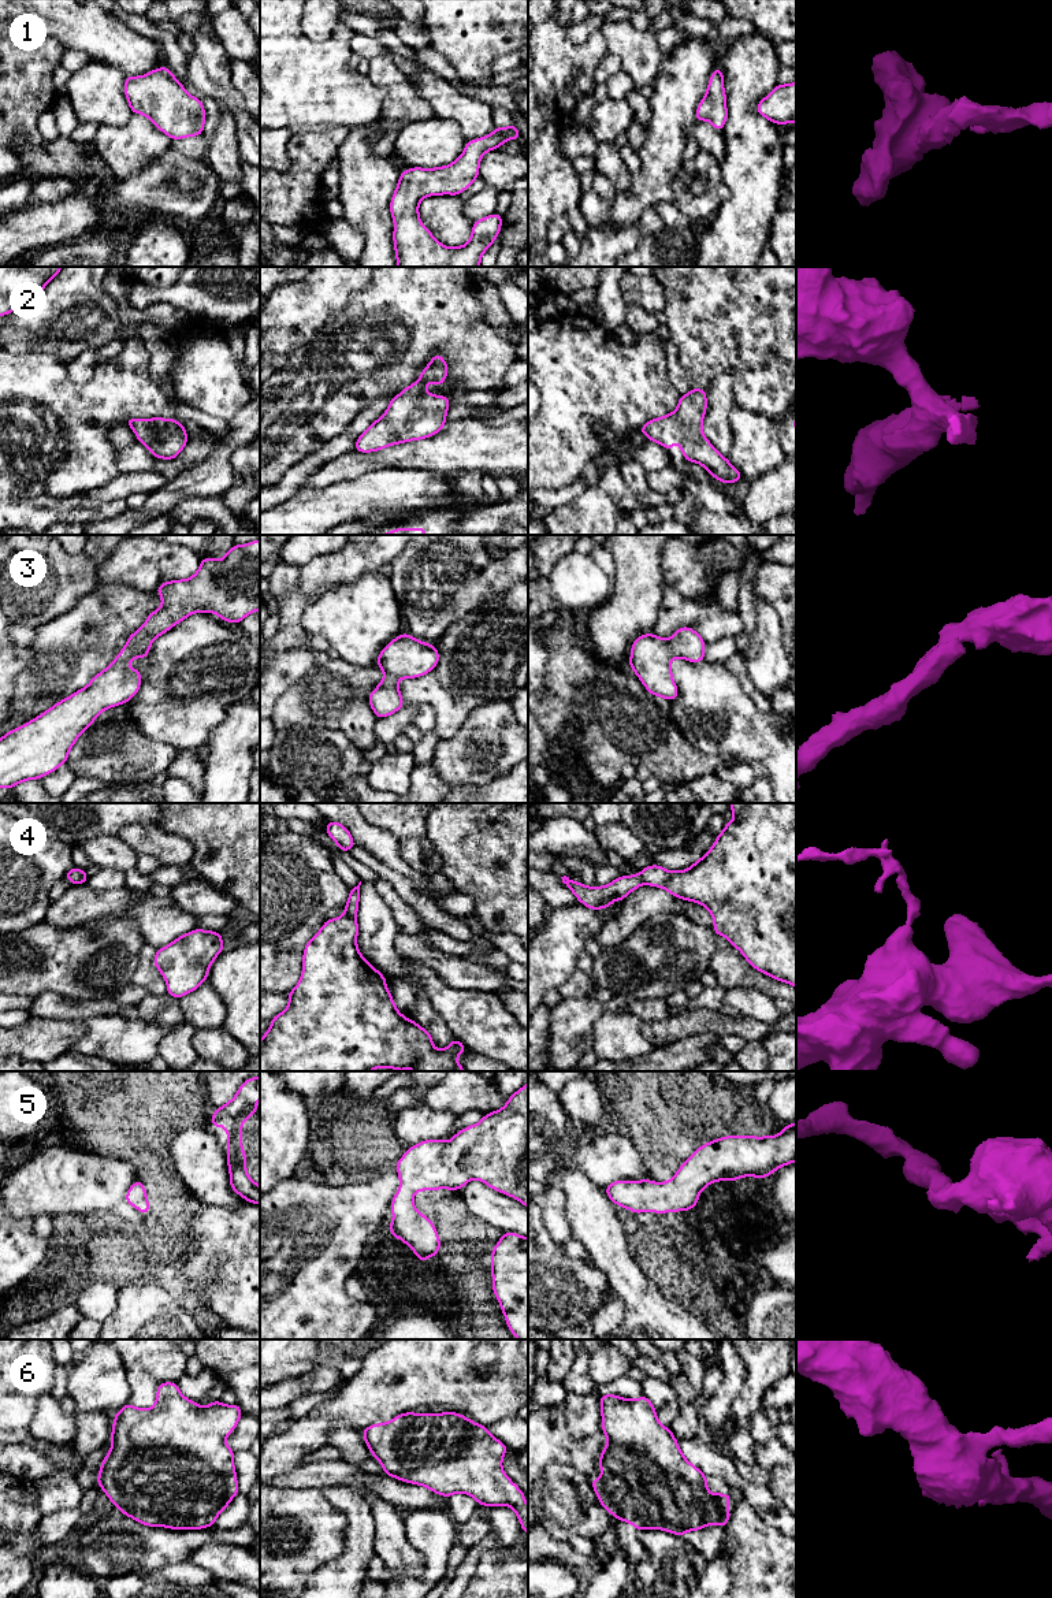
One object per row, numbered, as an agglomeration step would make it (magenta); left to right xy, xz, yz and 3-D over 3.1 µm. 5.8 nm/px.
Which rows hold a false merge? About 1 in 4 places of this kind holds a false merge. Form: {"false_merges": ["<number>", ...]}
{"false_merges": ["4"]}

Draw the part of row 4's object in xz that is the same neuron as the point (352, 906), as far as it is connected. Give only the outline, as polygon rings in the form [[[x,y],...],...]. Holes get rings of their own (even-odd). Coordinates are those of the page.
[[[361,881],[358,882],[357,887],[349,889],[349,899],[345,906],[345,914],[347,914],[350,917],[356,917],[356,914],[358,911],[360,885],[361,885]]]

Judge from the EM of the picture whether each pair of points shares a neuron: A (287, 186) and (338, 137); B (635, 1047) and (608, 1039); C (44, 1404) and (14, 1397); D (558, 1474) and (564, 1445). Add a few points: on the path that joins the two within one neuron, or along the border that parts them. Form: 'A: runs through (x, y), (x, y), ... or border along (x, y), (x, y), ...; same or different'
A: runs through (300, 174), (326, 148); same
B: runs through (628, 1043), (614, 1039); same
C: border along (41, 1396), (36, 1400), (34, 1413), (28, 1430); different
D: border along (542, 1471), (549, 1464), (568, 1464), (586, 1476); different

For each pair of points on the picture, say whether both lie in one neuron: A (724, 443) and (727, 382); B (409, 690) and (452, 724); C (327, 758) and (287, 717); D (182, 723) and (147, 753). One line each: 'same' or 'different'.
A: same
B: same
C: different
D: different

